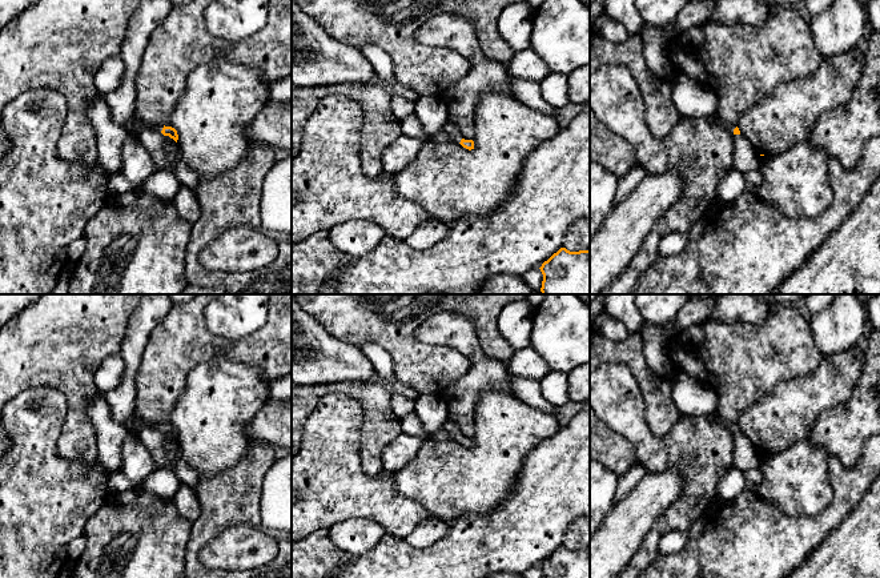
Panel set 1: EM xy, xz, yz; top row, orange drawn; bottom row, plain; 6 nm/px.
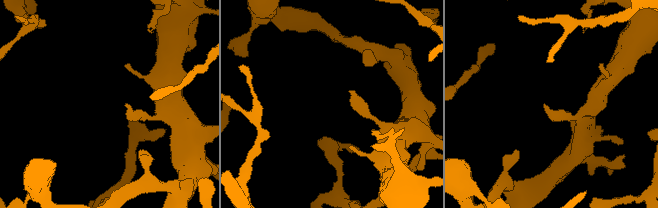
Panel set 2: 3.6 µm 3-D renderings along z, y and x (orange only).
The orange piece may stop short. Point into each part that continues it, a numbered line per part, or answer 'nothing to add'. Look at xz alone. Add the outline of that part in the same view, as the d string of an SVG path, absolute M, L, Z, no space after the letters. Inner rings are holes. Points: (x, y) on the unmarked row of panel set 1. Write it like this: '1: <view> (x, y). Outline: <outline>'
1: xz (450, 426). Outline: M447 418L446 422L443 424L443 430L446 430L455 441L461 441L462 438L461 429L450 418Z

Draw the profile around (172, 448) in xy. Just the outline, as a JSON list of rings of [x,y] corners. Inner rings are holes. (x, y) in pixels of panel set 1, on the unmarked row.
[[[165,434],[165,438],[166,438],[165,441],[166,455],[169,462],[173,462],[178,458],[180,449],[178,449],[177,441],[173,437],[170,437],[169,434]]]

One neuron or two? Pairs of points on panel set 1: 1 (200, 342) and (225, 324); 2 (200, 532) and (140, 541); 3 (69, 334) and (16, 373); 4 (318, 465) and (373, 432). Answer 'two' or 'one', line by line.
1: two
2: two
3: one
4: two

